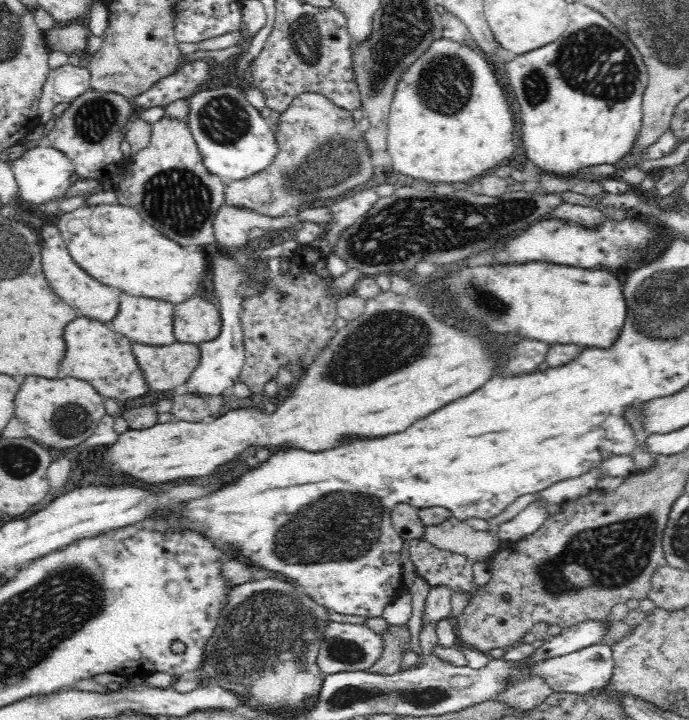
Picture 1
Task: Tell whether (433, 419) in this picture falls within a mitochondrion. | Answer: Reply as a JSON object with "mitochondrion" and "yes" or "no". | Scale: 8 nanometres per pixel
{"mitochondrion":"no"}

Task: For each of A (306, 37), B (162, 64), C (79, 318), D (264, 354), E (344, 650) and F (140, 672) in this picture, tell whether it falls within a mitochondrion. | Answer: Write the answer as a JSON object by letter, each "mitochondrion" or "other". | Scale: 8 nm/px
{"A":"mitochondrion","B":"other","C":"other","D":"other","E":"mitochondrion","F":"other"}

